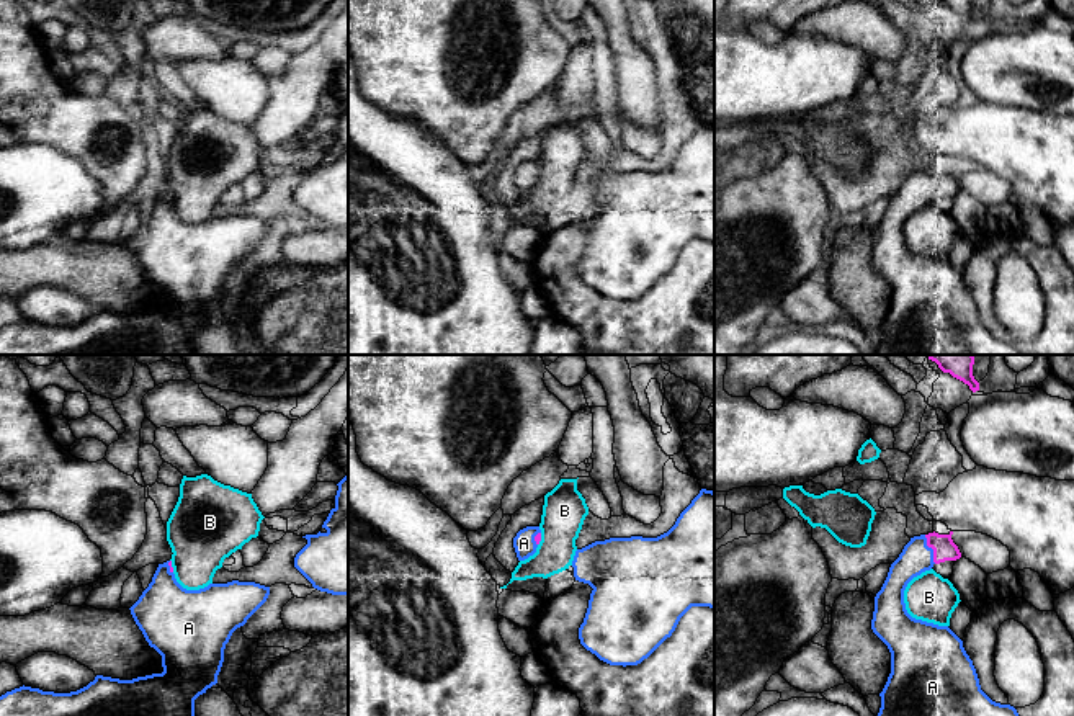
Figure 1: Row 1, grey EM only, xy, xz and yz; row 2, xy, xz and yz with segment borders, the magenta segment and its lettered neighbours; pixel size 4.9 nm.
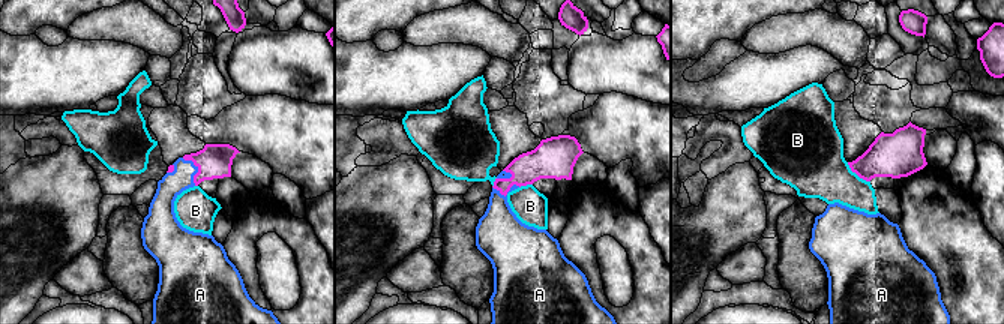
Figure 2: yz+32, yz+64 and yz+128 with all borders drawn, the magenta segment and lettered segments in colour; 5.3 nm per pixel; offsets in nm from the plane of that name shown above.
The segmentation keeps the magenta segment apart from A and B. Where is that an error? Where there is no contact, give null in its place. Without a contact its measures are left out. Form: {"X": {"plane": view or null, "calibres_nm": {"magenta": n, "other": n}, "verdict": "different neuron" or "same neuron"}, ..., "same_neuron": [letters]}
{"A": {"plane": "yz", "calibres_nm": {"magenta": 110, "other": 160}, "verdict": "same neuron"}, "B": {"plane": "xy", "calibres_nm": {"magenta": 20, "other": 360}, "verdict": "different neuron"}, "same_neuron": ["A"]}

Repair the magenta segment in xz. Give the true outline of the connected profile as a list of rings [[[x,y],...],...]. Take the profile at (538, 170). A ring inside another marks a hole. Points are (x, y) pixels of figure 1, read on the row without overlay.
[[[526,160],[517,167],[513,172],[513,181],[518,195],[525,195],[536,186],[536,181],[541,175],[539,160]]]

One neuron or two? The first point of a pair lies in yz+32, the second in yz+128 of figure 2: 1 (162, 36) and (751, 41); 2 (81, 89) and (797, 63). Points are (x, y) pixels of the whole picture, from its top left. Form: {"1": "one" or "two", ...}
{"1": "one", "2": "one"}

